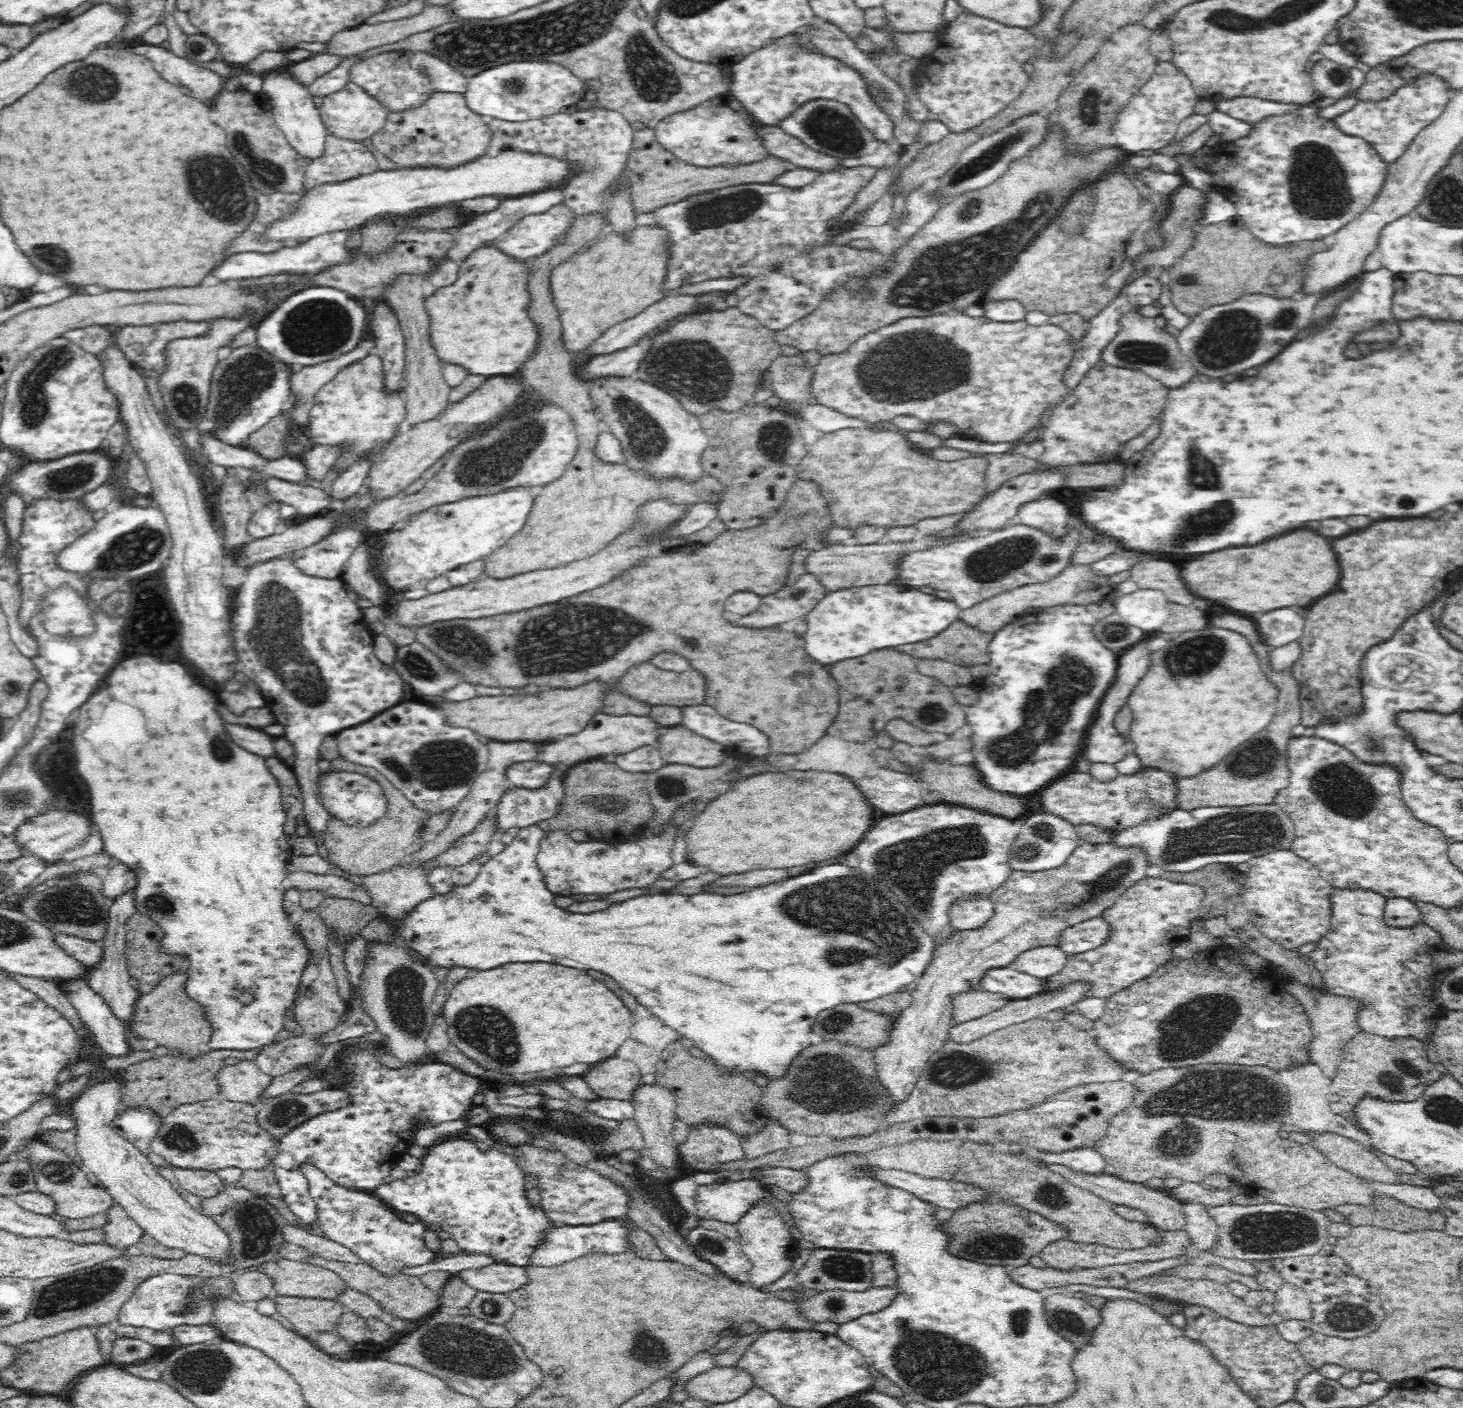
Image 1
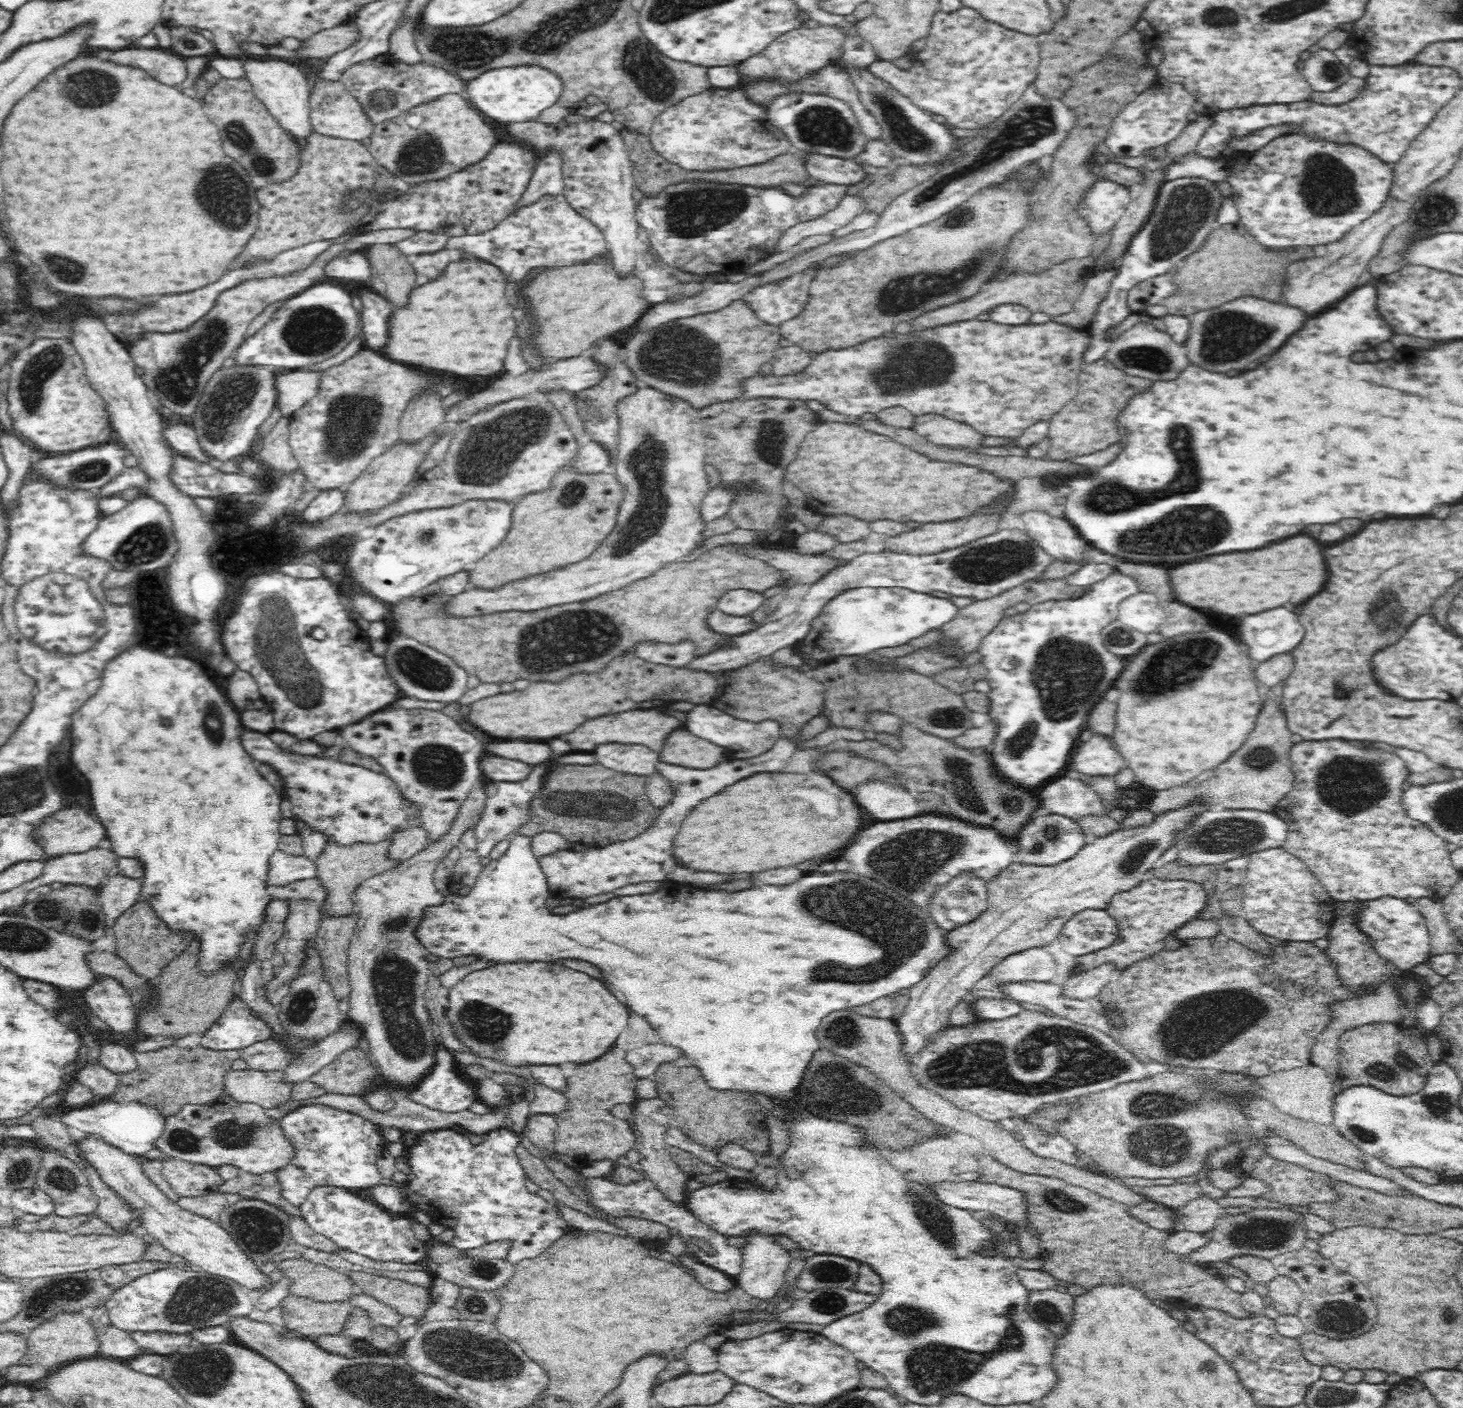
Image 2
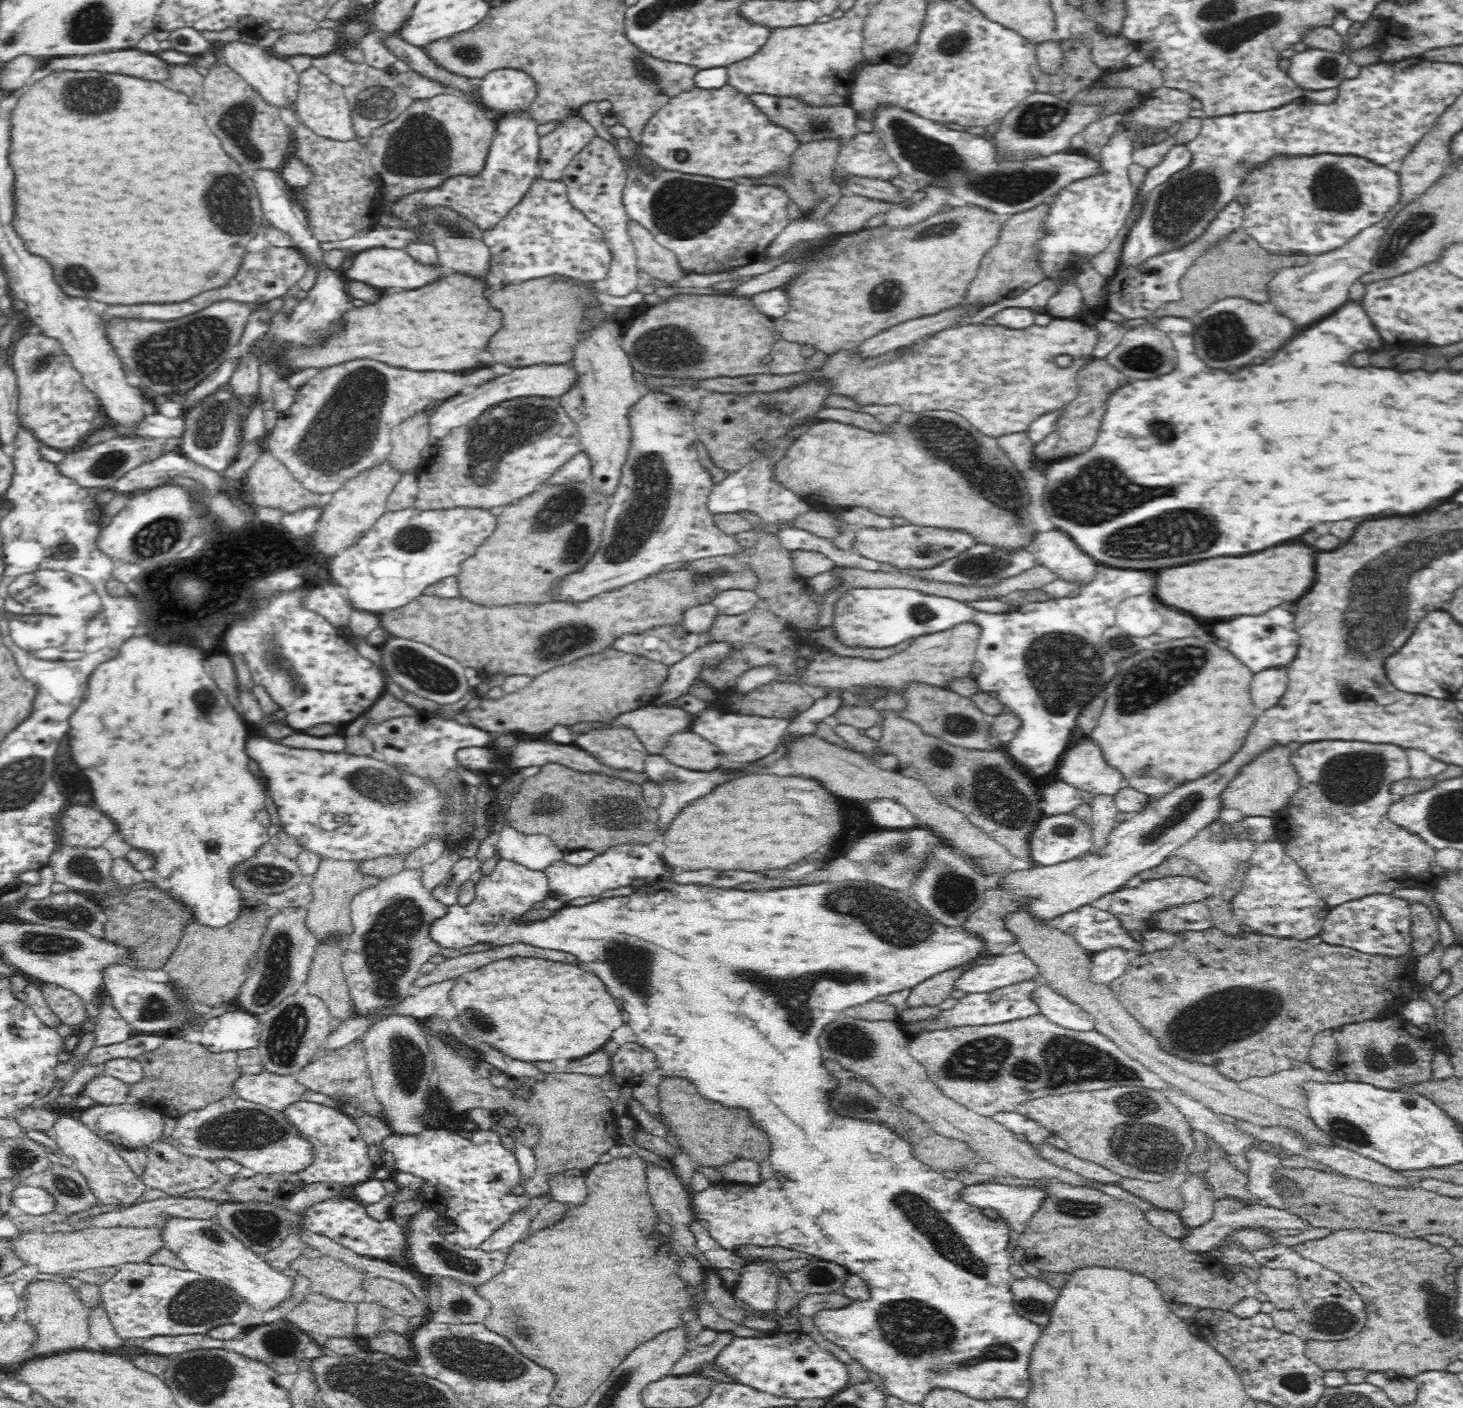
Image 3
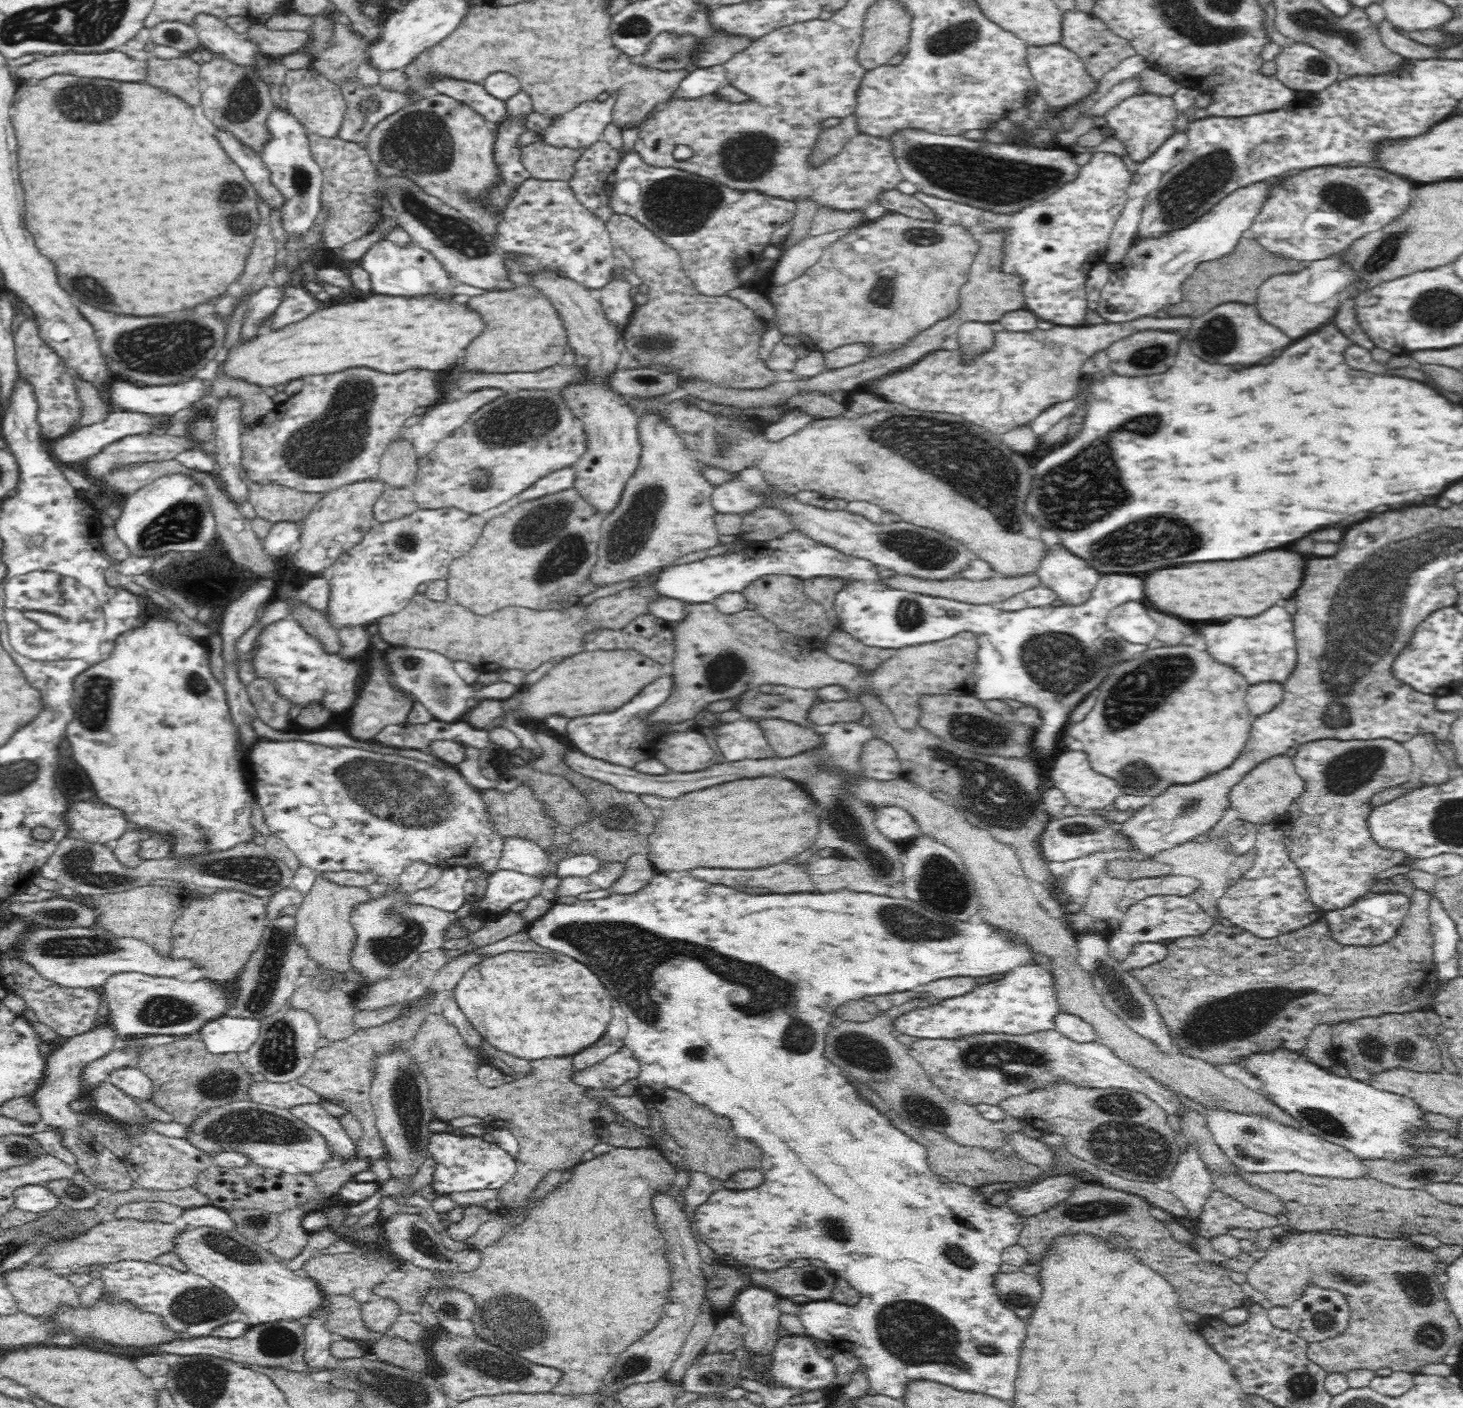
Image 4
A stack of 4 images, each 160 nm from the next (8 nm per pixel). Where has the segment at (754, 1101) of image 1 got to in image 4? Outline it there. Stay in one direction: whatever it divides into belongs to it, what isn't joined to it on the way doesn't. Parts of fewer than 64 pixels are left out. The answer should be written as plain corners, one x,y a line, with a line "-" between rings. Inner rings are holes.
666,1088
662,1100
655,1105
665,1122
670,1124
670,1136
682,1146
683,1160
690,1169
724,1181
740,1170
760,1169
762,1150
758,1150
758,1146
746,1138
736,1138
731,1132
731,1122
710,1112
704,1104
694,1102
674,1088

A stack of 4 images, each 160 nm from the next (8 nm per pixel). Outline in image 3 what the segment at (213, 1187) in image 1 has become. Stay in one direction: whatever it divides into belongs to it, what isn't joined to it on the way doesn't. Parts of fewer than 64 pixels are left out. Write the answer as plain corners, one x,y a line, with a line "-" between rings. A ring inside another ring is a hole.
166,1138
154,1139
142,1150
148,1156
148,1164
144,1166
145,1174
140,1177
140,1180
145,1186
163,1191
168,1196
181,1196
190,1191
206,1188
222,1177
214,1160
186,1154
174,1147

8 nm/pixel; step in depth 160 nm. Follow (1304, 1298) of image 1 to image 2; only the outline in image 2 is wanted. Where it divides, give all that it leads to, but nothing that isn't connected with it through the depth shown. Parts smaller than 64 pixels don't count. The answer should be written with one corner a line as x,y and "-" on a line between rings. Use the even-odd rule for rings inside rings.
1277,1274
1264,1285
1268,1289
1267,1296
1271,1298
1275,1310
1281,1315
1298,1314
1301,1291
1298,1283
1292,1277

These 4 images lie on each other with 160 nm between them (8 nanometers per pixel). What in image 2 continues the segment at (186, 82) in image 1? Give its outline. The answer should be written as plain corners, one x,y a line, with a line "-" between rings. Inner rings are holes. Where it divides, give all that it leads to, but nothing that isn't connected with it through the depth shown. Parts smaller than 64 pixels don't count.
126,48
120,49
118,52
114,52
112,56
105,56
110,58
112,62
120,64
120,66
132,66
132,68
140,68
144,70
146,74
150,74
152,78
158,78
160,82
164,84
178,84
178,82
184,82
186,80
186,64
184,60
180,60
180,57
166,56
166,54
160,54
156,50
162,50
160,48

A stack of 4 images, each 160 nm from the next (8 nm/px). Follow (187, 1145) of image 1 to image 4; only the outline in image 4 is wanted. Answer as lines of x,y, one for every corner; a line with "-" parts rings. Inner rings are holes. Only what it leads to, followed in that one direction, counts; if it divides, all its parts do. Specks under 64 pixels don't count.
252,1100
230,1102
226,1106
213,1108
210,1112
197,1117
190,1124
191,1144
215,1154
224,1151
238,1151
250,1155
250,1162
261,1167
276,1168
290,1174
321,1175
322,1170
334,1164
334,1151
330,1150
329,1142
317,1130
310,1128
300,1118
295,1117
290,1109
258,1104

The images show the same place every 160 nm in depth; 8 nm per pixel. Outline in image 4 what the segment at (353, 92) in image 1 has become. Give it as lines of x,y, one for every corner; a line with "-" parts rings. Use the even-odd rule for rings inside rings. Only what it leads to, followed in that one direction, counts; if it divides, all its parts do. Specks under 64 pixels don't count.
310,68
288,70
283,78
283,97
287,110
302,124
308,133
332,138
342,124
347,107
341,88
326,80

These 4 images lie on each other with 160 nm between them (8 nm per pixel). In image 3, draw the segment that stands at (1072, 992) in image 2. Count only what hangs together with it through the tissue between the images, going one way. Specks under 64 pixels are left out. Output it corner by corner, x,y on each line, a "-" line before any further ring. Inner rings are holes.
1112,947
1092,953
1092,981
1107,986
1111,981
1126,972
1132,955
1128,949

